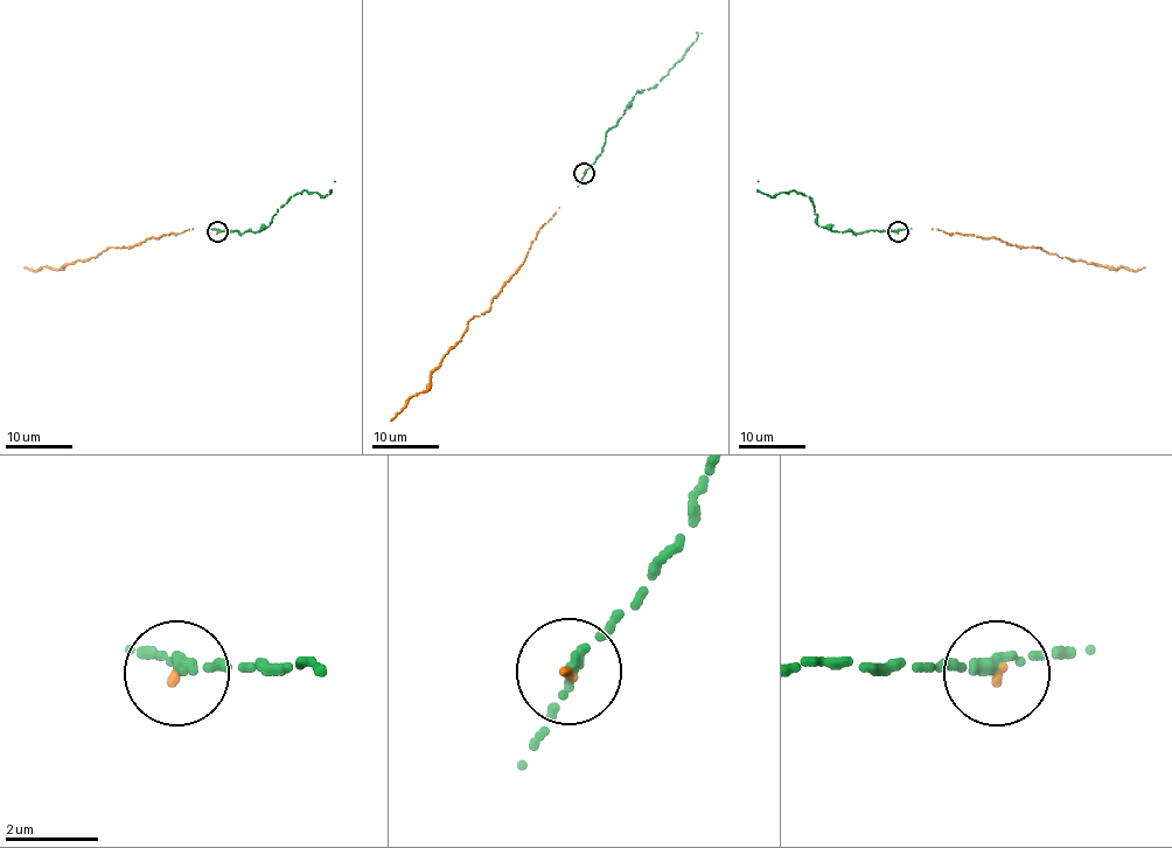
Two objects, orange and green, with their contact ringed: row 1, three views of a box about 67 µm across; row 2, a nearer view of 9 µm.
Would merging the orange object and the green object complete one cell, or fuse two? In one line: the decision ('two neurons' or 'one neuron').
one neuron

